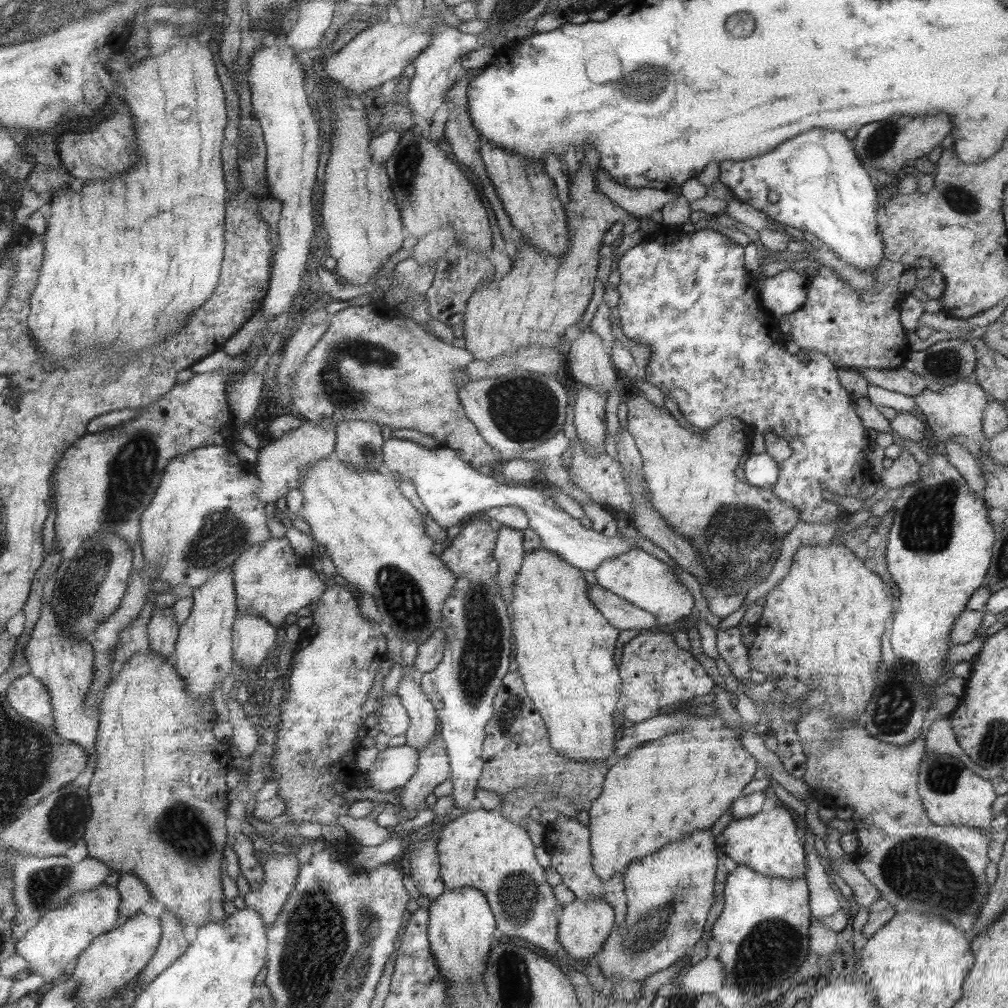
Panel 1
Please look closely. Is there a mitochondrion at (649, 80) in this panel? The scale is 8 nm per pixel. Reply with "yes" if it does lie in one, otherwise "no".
yes

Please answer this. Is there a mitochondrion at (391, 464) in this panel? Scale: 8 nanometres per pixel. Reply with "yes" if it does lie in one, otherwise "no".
no

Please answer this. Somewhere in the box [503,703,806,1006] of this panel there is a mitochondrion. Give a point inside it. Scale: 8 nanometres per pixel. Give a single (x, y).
(651, 927)

